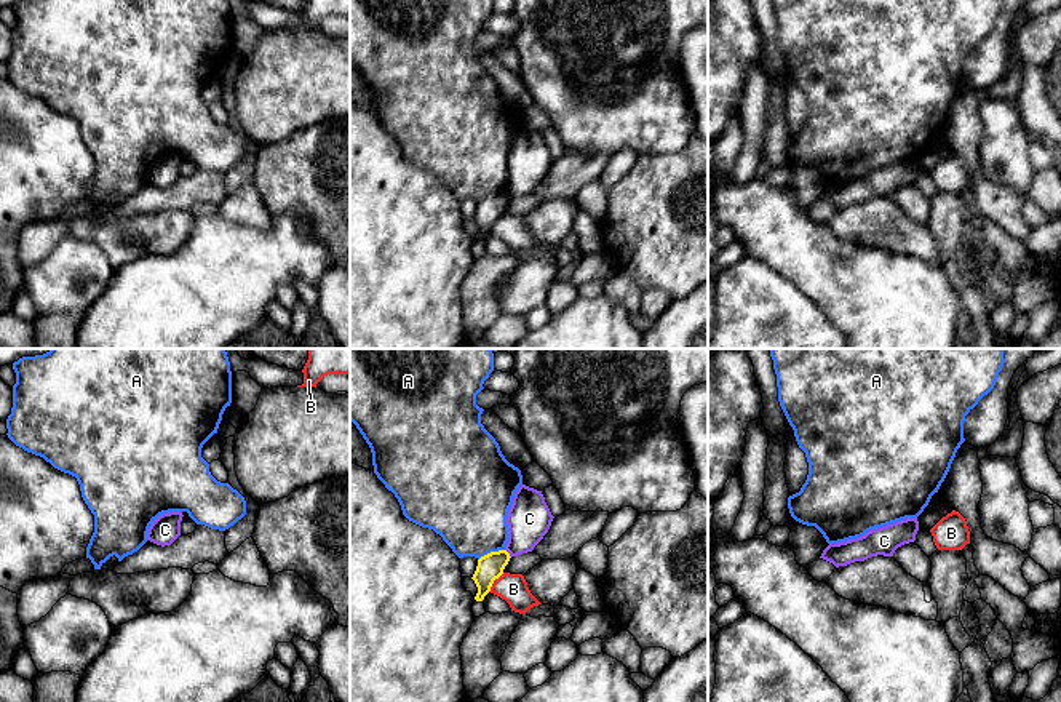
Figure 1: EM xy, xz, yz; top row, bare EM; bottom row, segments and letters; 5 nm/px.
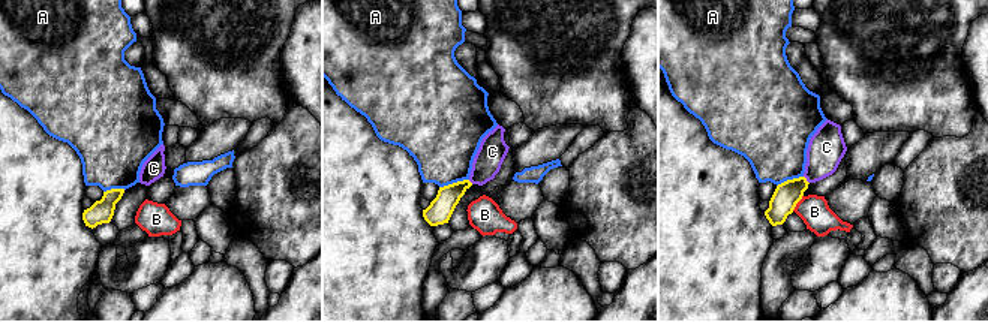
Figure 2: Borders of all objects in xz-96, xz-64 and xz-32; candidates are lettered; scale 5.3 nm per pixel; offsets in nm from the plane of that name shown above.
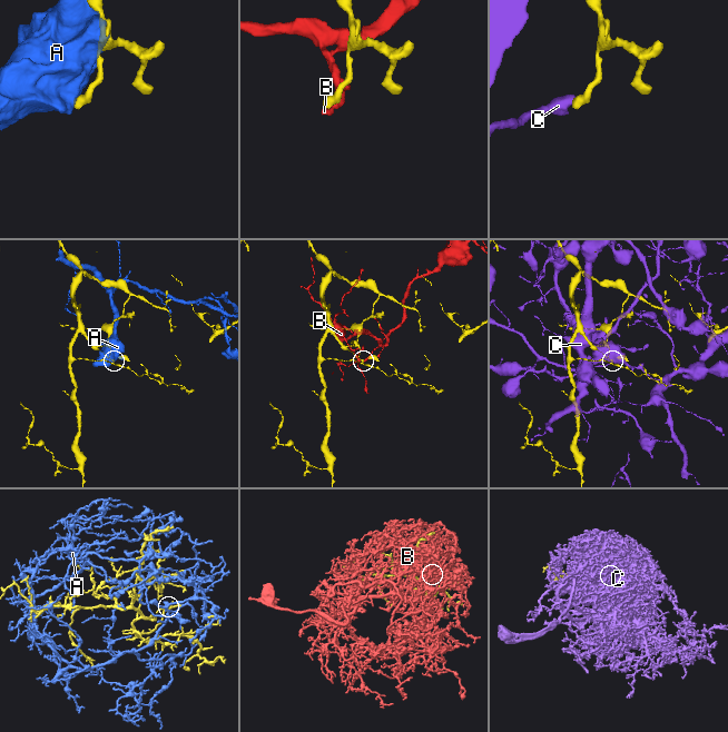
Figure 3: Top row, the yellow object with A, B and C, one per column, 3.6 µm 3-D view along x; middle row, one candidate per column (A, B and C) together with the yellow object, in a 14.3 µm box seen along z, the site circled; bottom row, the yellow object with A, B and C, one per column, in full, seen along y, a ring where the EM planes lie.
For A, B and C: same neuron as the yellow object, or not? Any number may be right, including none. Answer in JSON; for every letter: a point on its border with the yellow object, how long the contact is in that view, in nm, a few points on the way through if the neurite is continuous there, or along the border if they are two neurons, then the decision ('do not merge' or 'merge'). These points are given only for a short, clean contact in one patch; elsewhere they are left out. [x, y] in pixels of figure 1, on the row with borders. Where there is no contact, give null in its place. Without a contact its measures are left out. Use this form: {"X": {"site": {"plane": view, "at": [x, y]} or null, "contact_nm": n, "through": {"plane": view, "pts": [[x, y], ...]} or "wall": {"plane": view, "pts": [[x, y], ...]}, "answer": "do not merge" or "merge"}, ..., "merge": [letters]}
{"A": {"site": {"plane": "xz", "at": [491, 552]}, "contact_nm": 150, "answer": "do not merge"}, "B": {"site": {"plane": "xz", "at": [494, 579]}, "contact_nm": 120, "wall": {"plane": "xz", "pts": [[504, 573], [489, 590]]}, "answer": "do not merge"}, "C": {"site": {"plane": "xz", "at": [508, 554]}, "contact_nm": 50, "answer": "do not merge"}, "merge": []}

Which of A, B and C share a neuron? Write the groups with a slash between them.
A / B / C

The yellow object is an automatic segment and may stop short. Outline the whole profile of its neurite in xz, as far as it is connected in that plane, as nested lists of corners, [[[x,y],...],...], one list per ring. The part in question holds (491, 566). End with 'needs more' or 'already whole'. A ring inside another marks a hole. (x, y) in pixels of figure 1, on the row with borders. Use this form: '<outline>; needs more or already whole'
[[[499,550],[491,552],[478,560],[476,571],[471,577],[478,587],[478,593],[475,596],[476,601],[483,601],[491,592],[494,580],[503,574],[510,558],[511,556],[507,550]]]; already whole

